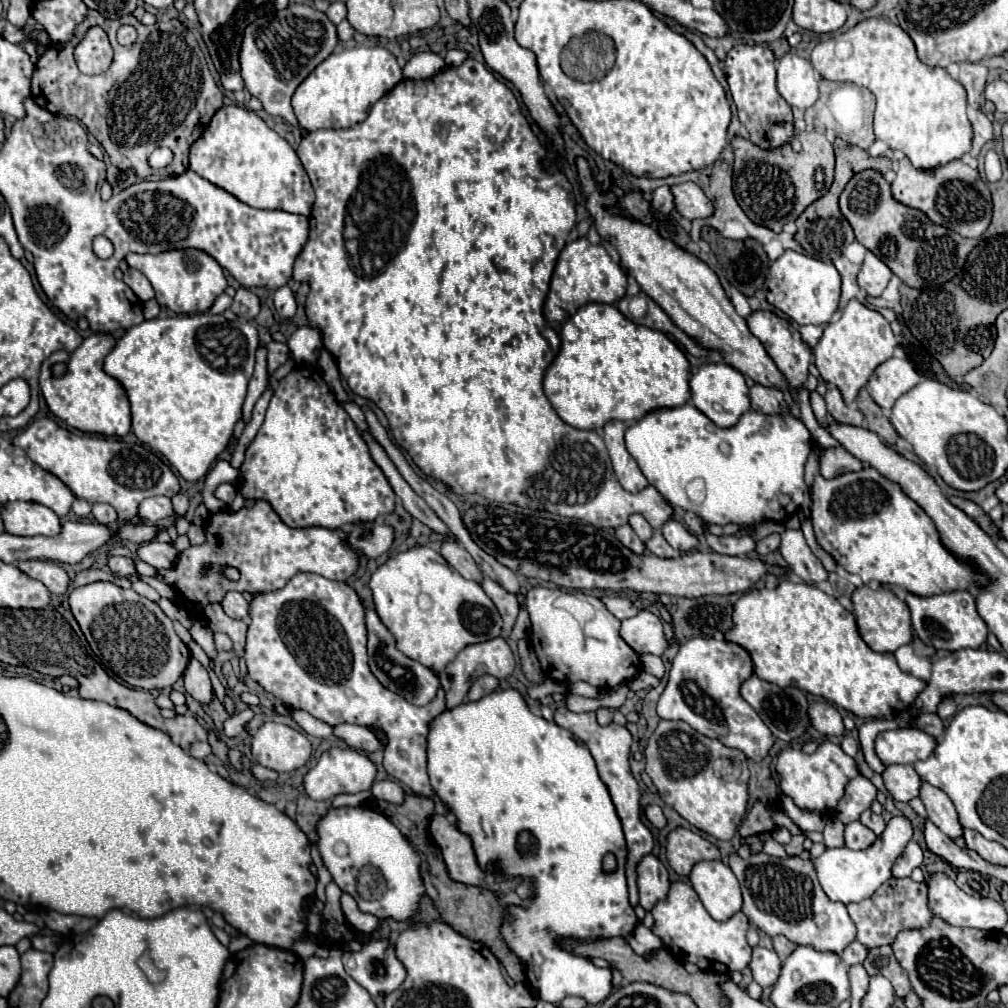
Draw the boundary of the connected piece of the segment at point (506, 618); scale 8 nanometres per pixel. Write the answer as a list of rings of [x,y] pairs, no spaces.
[[[483,578],[481,582],[485,594],[493,600],[493,604],[497,606],[501,618],[503,618],[503,624],[507,630],[513,628],[515,620],[517,620],[517,612],[519,612],[519,604],[515,600],[513,594],[509,594],[505,588],[501,588],[497,582],[493,582],[491,578]]]

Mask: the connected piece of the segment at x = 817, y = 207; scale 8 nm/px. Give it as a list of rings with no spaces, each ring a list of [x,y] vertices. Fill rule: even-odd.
[[[836,178],[833,182],[833,186],[829,188],[829,192],[819,198],[817,202],[813,202],[813,206],[809,206],[809,210],[805,210],[805,214],[801,214],[801,218],[795,220],[797,224],[797,234],[795,234],[795,240],[801,244],[801,248],[813,256],[813,258],[819,258],[819,260],[833,260],[835,254],[843,252],[843,248],[847,244],[851,244],[855,240],[853,236],[853,228],[851,224],[843,218],[841,210],[839,210],[839,194],[843,192],[845,188]]]

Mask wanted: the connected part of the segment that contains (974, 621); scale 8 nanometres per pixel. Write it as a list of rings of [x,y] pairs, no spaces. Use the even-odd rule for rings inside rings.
[[[953,590],[935,596],[917,596],[907,594],[905,602],[911,608],[911,622],[917,636],[937,650],[961,650],[961,648],[979,648],[987,640],[987,624],[977,614],[975,598],[967,590]]]

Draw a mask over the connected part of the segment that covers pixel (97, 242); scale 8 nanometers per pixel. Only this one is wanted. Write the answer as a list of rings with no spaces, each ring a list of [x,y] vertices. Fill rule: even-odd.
[[[97,236],[93,240],[93,250],[99,258],[109,258],[113,254],[113,244],[105,236]]]

